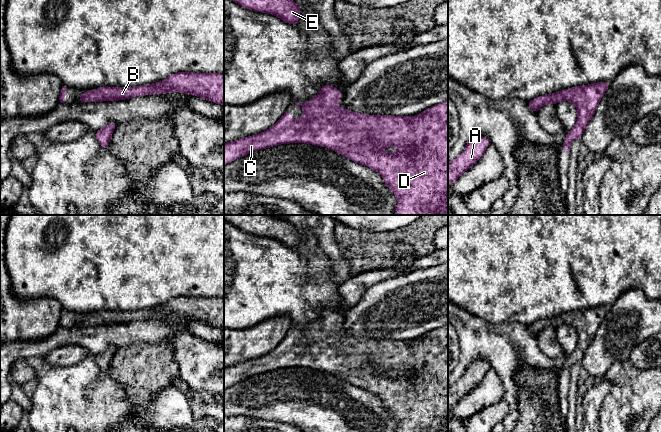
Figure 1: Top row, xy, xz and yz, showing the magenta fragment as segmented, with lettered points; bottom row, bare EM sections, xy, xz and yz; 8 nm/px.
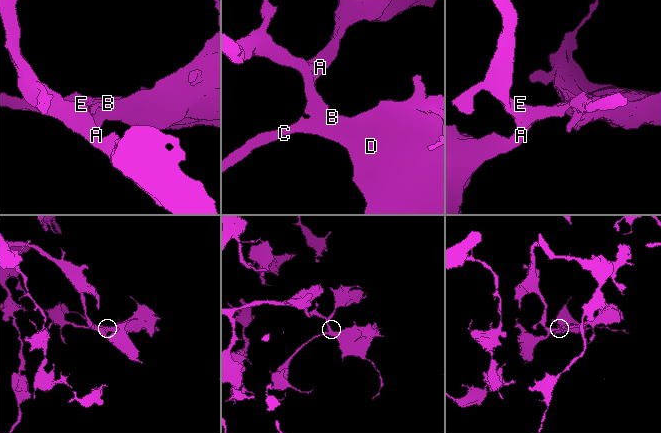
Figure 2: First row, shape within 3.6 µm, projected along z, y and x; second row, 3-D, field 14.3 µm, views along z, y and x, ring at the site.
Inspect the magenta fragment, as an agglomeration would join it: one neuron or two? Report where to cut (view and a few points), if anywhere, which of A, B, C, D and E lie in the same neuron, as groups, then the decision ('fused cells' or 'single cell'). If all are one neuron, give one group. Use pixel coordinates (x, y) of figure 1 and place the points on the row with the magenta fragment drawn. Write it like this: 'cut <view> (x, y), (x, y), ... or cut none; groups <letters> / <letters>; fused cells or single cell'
cut none; groups A B C D E; single cell

